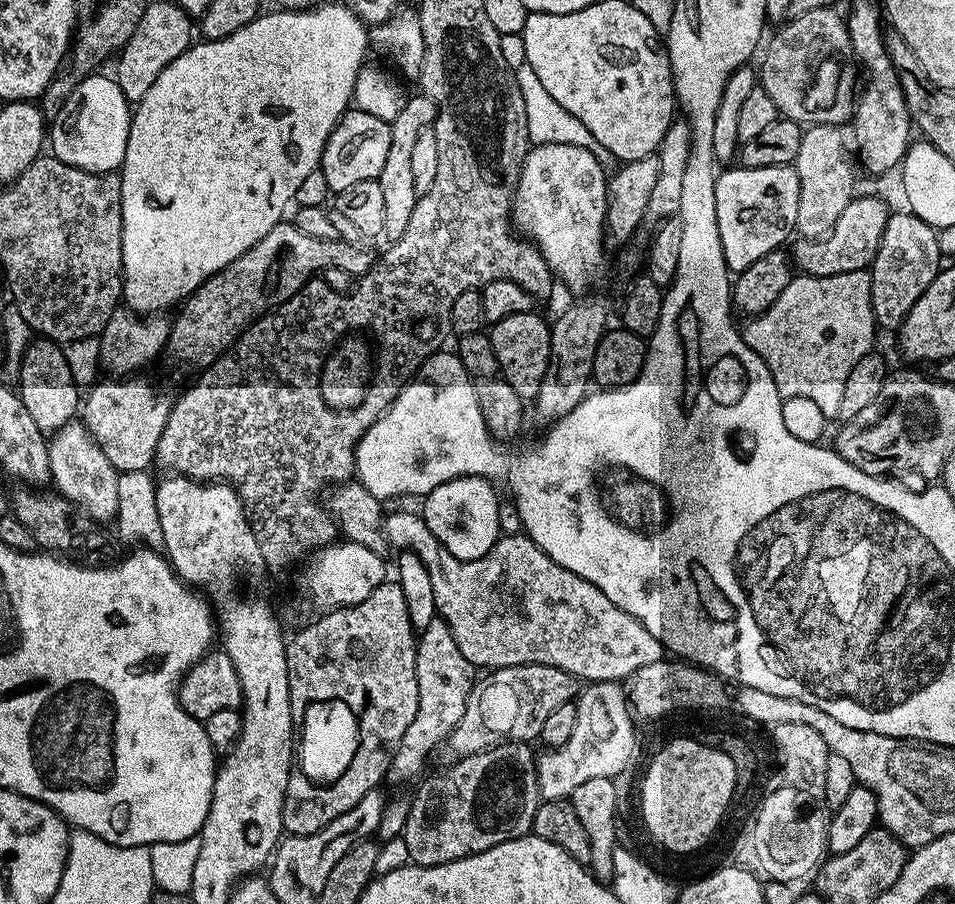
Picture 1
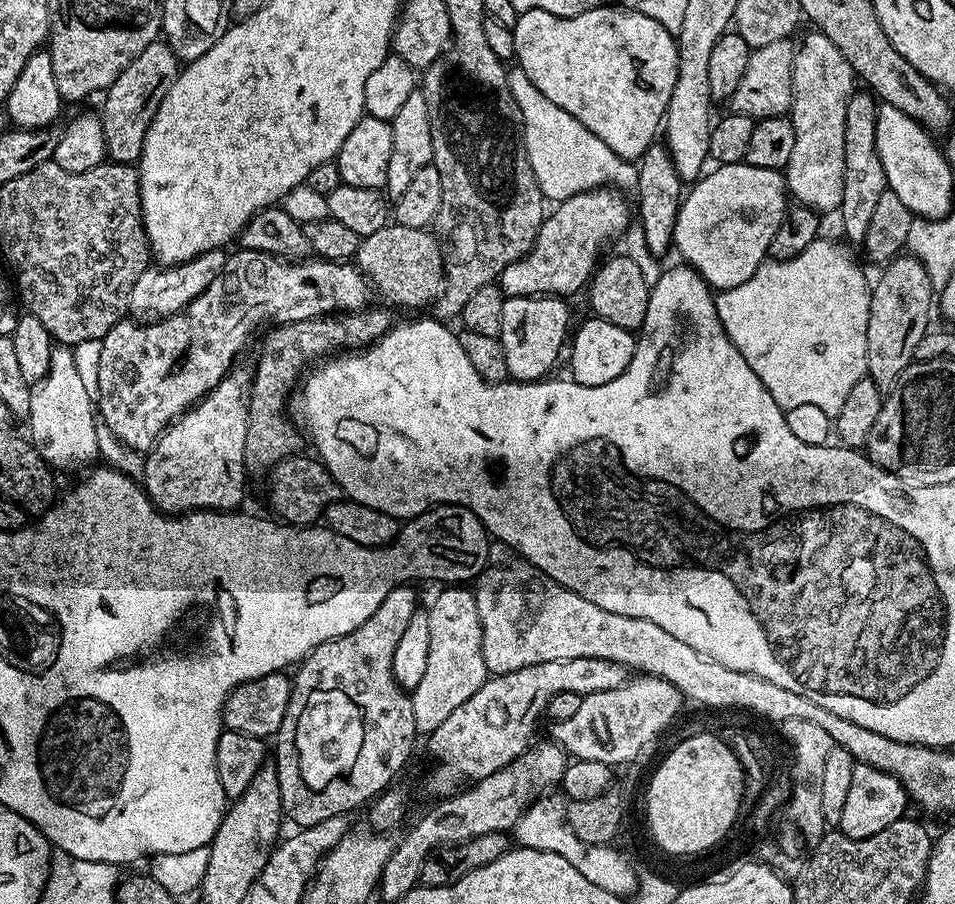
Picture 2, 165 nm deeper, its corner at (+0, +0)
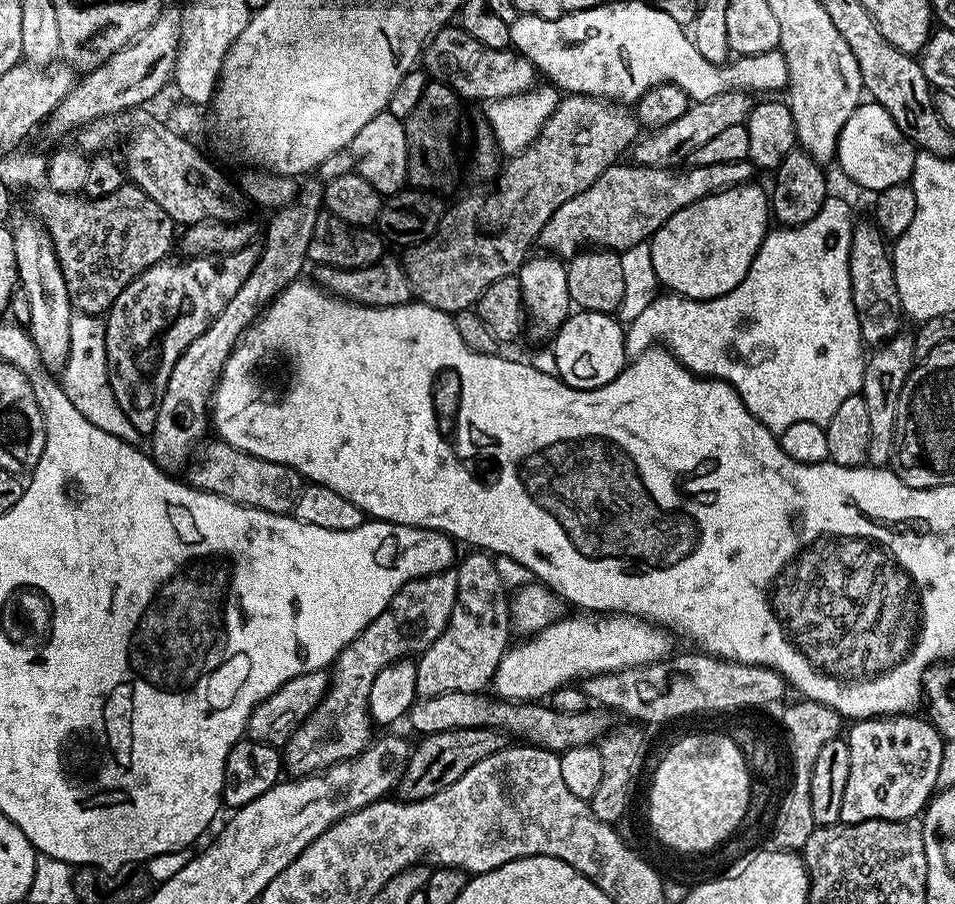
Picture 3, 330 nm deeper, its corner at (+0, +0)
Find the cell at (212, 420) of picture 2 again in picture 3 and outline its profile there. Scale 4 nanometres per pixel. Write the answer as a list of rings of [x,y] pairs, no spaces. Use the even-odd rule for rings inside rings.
[[[316,178],[305,179],[297,187],[292,203],[285,208],[275,209],[269,215],[272,217],[268,220],[268,229],[262,232],[258,266],[250,270],[250,278],[242,282],[238,294],[230,298],[222,314],[218,314],[212,325],[198,338],[194,338],[194,342],[190,342],[190,346],[186,346],[178,358],[170,374],[170,382],[166,382],[166,394],[162,394],[162,402],[158,406],[158,422],[154,422],[154,430],[150,434],[152,461],[164,472],[179,473],[179,468],[181,471],[189,463],[194,449],[205,439],[204,431],[210,428],[210,401],[221,370],[235,350],[241,334],[256,321],[282,289],[301,279],[303,272],[300,271],[308,260],[310,237],[314,235],[314,222],[318,222],[323,208],[324,184]]]

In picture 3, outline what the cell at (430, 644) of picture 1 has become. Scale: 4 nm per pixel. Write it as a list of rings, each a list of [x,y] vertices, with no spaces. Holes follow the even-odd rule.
[[[472,550],[468,557],[459,561],[455,569],[458,578],[458,598],[454,598],[454,610],[450,614],[450,622],[446,630],[435,640],[425,652],[419,653],[416,660],[418,670],[417,697],[437,696],[451,692],[484,692],[491,685],[494,674],[498,670],[498,662],[502,662],[504,653],[510,647],[508,632],[513,631],[510,611],[510,592],[505,588],[502,578],[498,578],[496,556],[484,550]]]

